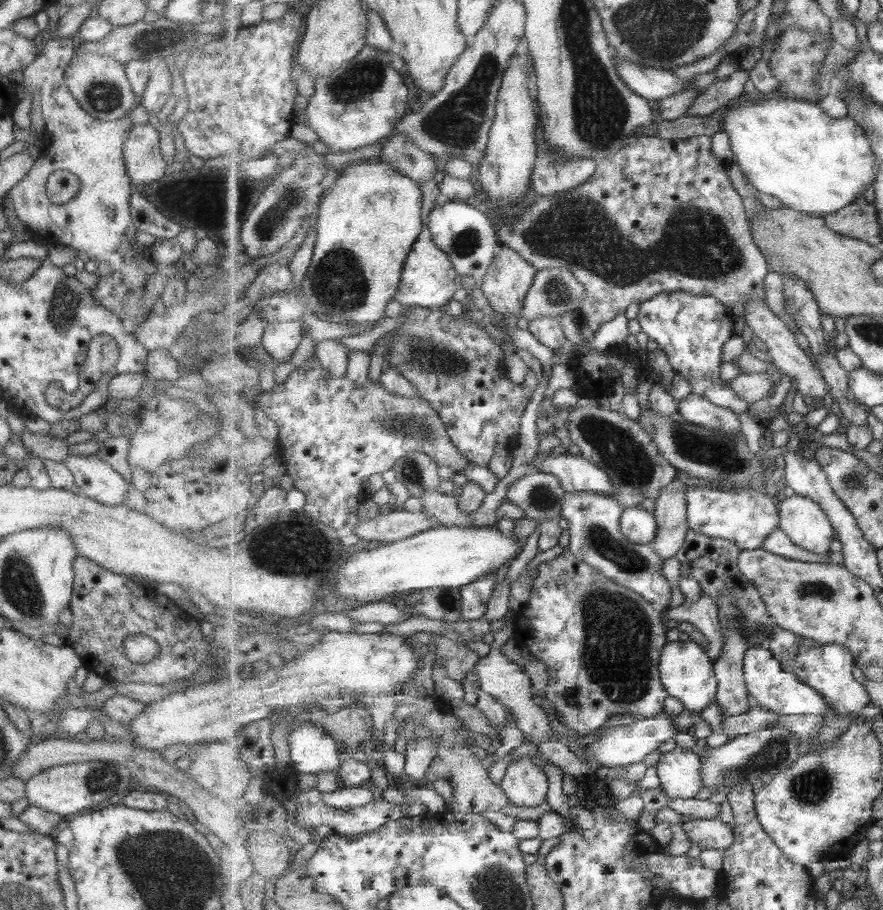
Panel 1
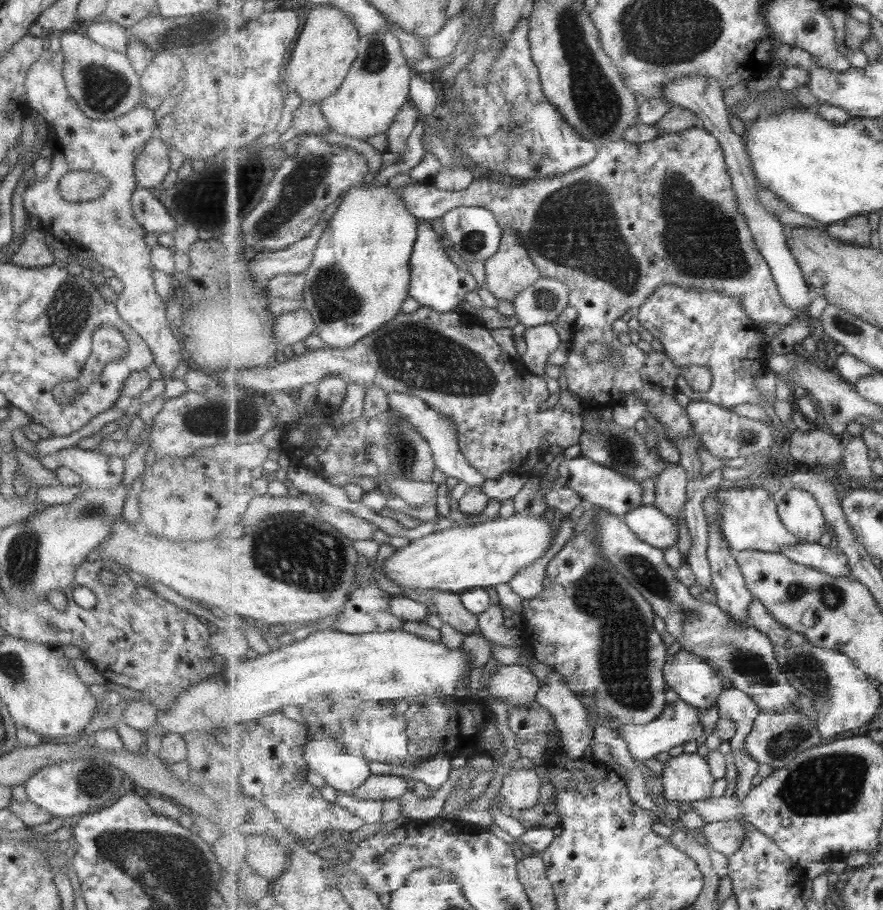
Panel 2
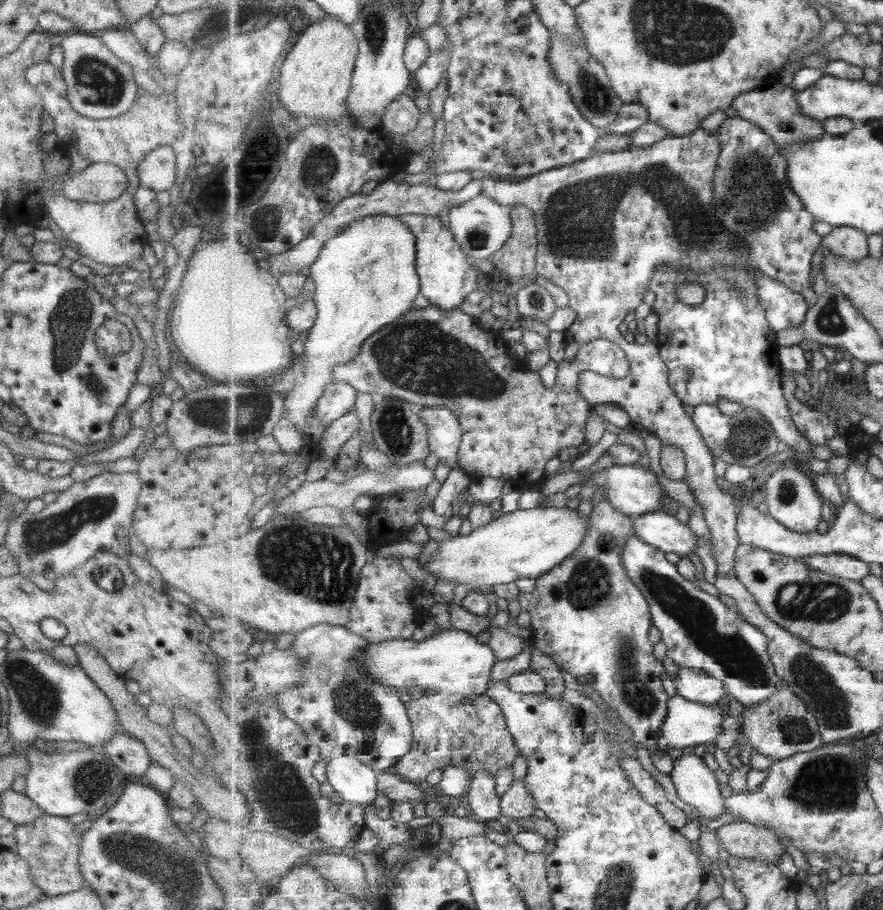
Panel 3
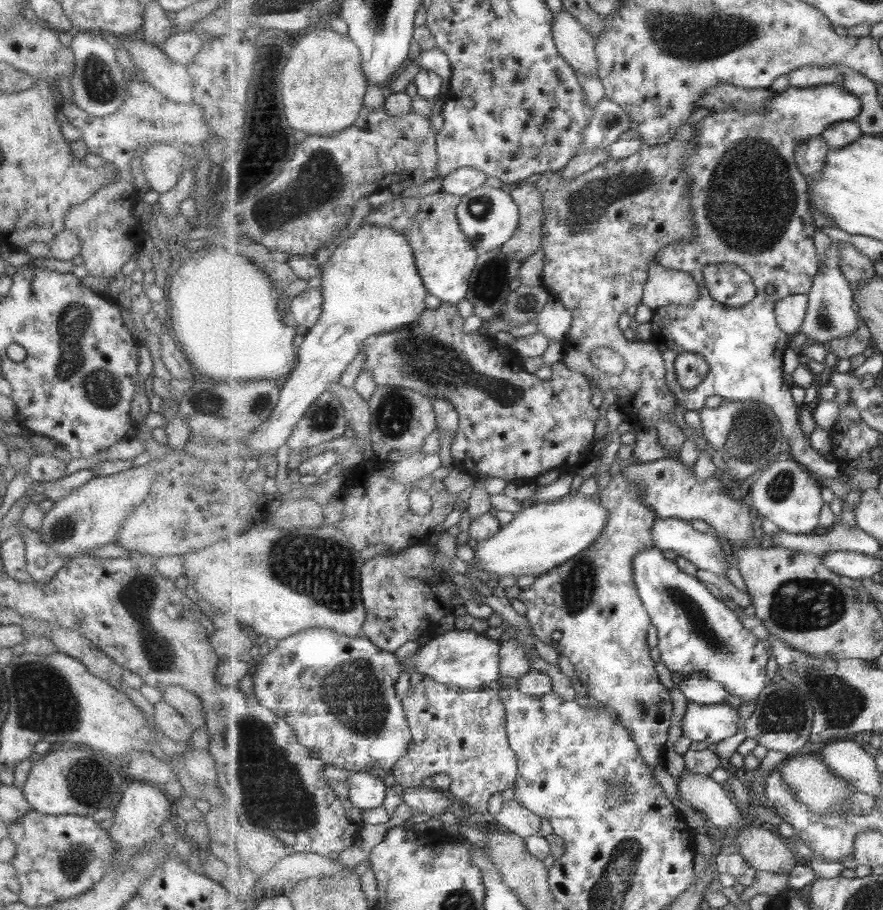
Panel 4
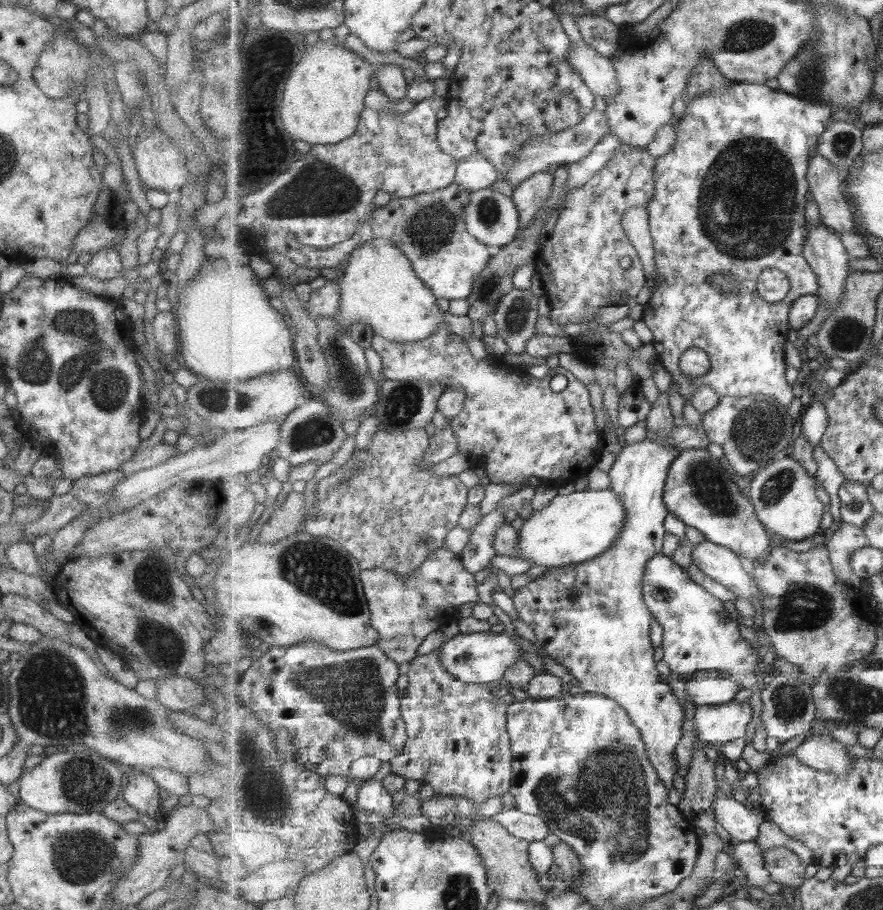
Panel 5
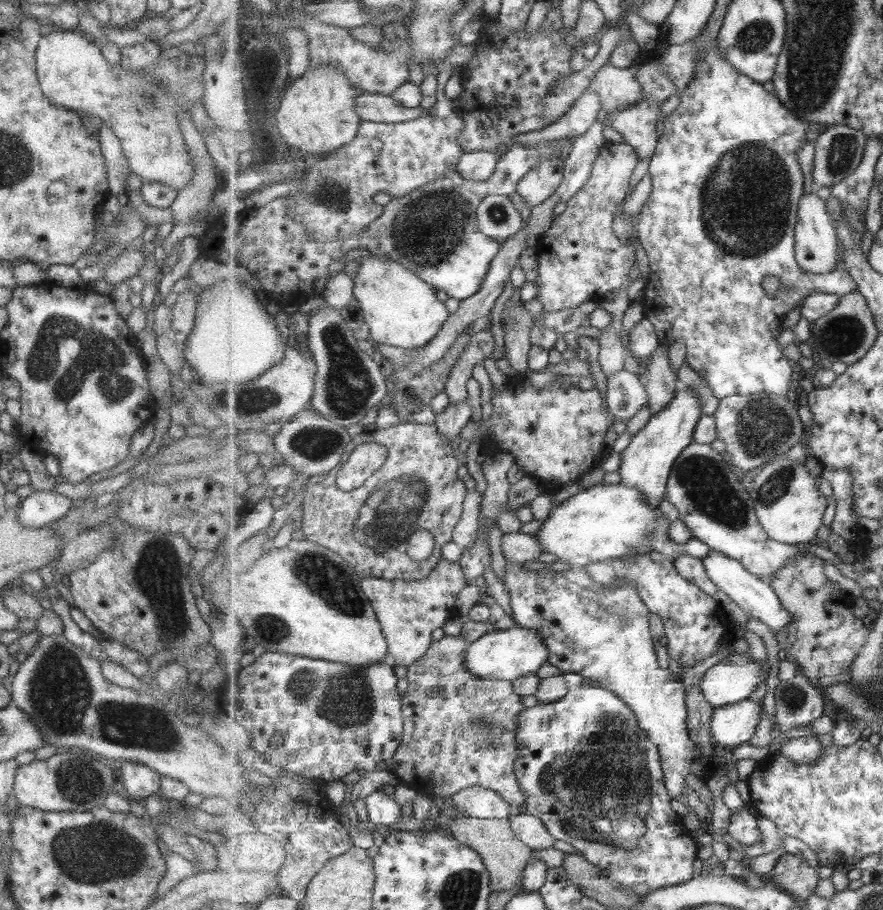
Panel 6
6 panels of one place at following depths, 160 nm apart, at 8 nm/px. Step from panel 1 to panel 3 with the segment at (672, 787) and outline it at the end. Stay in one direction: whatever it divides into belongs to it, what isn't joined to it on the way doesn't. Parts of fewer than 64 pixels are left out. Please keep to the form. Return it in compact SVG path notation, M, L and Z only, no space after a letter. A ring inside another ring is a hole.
M694 753L677 757L673 760L673 769L669 775L680 800L693 806L696 814L703 814L709 820L715 820L721 814L725 814L726 798L721 796L721 784L716 772L705 764L703 757L696 756Z

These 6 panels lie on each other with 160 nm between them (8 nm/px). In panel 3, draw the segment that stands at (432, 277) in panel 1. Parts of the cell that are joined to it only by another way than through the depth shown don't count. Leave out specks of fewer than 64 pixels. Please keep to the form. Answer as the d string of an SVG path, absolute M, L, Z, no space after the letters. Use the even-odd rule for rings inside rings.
M404 214L399 218L411 227L417 238L421 294L429 300L430 305L435 305L443 311L459 309L459 306L466 302L467 296L479 288L478 272L471 266L473 258L462 249L450 231L448 223L441 222L438 215Z

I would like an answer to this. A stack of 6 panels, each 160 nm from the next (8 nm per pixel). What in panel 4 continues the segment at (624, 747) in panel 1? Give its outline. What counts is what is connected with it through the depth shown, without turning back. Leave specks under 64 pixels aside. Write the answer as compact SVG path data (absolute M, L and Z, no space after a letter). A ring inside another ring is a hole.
M687 702L686 711L682 718L682 734L691 741L717 744L725 741L726 738L734 737L738 730L739 712L737 712L737 708L733 708L727 703L704 705Z

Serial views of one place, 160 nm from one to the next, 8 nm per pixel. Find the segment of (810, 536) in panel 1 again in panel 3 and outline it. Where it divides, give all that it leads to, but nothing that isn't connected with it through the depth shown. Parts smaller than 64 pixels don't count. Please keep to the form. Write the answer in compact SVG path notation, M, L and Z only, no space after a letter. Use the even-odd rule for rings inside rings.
M781 466L775 471L765 483L761 483L759 498L762 499L768 507L768 512L780 524L790 530L810 533L816 532L821 524L821 508L825 503L824 498L817 492L814 477L804 467Z

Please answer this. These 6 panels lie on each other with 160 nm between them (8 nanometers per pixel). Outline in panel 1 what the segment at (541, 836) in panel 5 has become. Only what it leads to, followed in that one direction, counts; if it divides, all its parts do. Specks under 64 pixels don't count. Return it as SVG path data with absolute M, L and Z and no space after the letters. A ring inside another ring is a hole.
M526 755L509 764L500 787L513 804L533 807L547 802L549 780L543 764Z

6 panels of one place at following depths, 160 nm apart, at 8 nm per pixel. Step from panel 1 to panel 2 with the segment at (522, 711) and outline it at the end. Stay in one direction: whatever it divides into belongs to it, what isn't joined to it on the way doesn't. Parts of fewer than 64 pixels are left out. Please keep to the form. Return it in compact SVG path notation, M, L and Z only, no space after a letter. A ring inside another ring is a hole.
M526 664L498 665L486 687L503 703L517 706L536 702L541 688L537 676Z

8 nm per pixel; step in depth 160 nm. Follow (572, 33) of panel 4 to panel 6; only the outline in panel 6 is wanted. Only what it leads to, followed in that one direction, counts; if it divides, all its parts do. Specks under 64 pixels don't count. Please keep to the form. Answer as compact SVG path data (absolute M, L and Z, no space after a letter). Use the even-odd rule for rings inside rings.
M607 64L593 78L591 90L601 99L602 108L608 114L647 100L633 68L617 68Z

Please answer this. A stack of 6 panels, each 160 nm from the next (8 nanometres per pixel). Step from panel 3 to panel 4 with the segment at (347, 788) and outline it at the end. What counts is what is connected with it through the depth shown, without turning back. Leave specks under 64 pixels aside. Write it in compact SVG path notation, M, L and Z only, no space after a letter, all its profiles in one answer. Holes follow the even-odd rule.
M347 771L350 785L348 801L361 810L379 808L387 795L387 786L382 776L375 771Z

